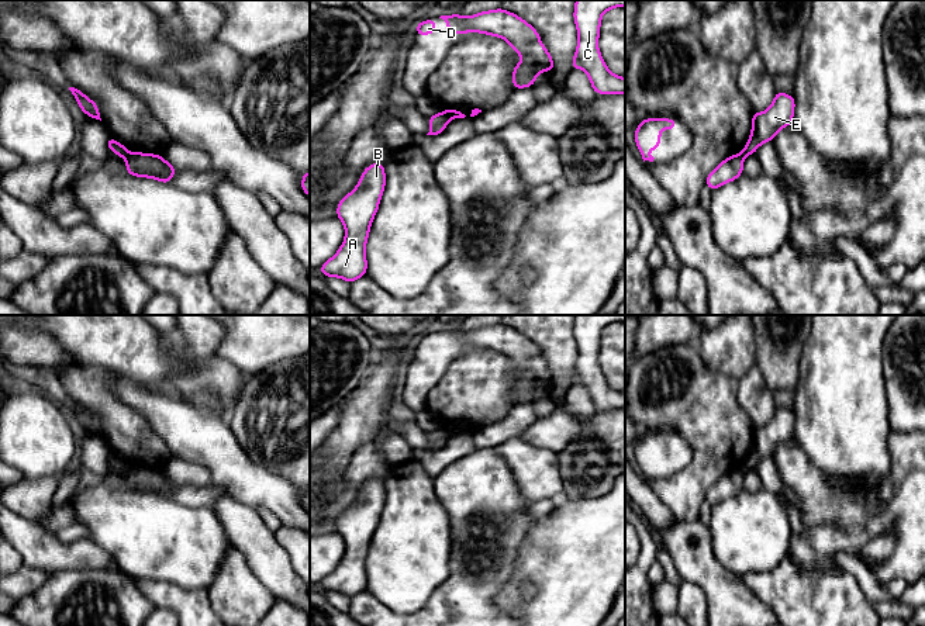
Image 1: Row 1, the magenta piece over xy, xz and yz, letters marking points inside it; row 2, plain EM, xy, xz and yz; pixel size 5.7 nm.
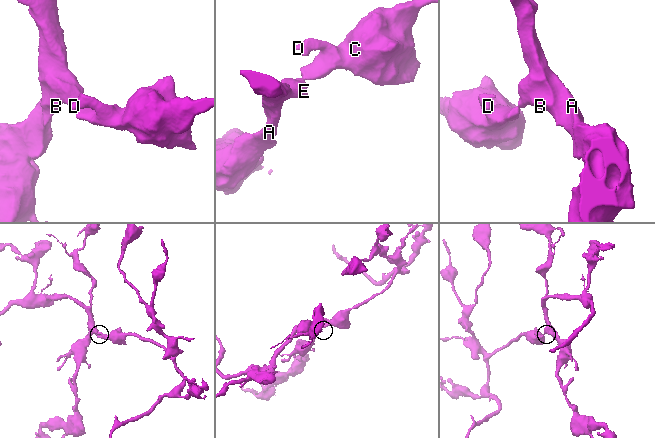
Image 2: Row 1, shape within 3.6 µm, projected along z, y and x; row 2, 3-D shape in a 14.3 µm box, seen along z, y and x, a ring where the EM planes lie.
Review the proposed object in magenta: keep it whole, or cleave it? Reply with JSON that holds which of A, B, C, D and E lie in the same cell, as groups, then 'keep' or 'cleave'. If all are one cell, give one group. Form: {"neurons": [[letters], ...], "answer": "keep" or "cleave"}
{"neurons": [["A", "B", "E"], ["C", "D"]], "answer": "cleave"}

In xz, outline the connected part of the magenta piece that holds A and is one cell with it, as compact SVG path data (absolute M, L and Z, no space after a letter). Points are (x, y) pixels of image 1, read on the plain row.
M372 478L356 502L336 520L336 532L345 542L345 554L338 567L318 584L324 592L348 598L366 591L366 557L386 501L384 478Z

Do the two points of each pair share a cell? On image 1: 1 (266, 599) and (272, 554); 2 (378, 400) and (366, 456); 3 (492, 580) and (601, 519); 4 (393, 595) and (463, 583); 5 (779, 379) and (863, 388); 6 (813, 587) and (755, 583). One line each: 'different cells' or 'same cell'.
1: different cells
2: different cells
3: different cells
4: different cells
5: different cells
6: same cell

